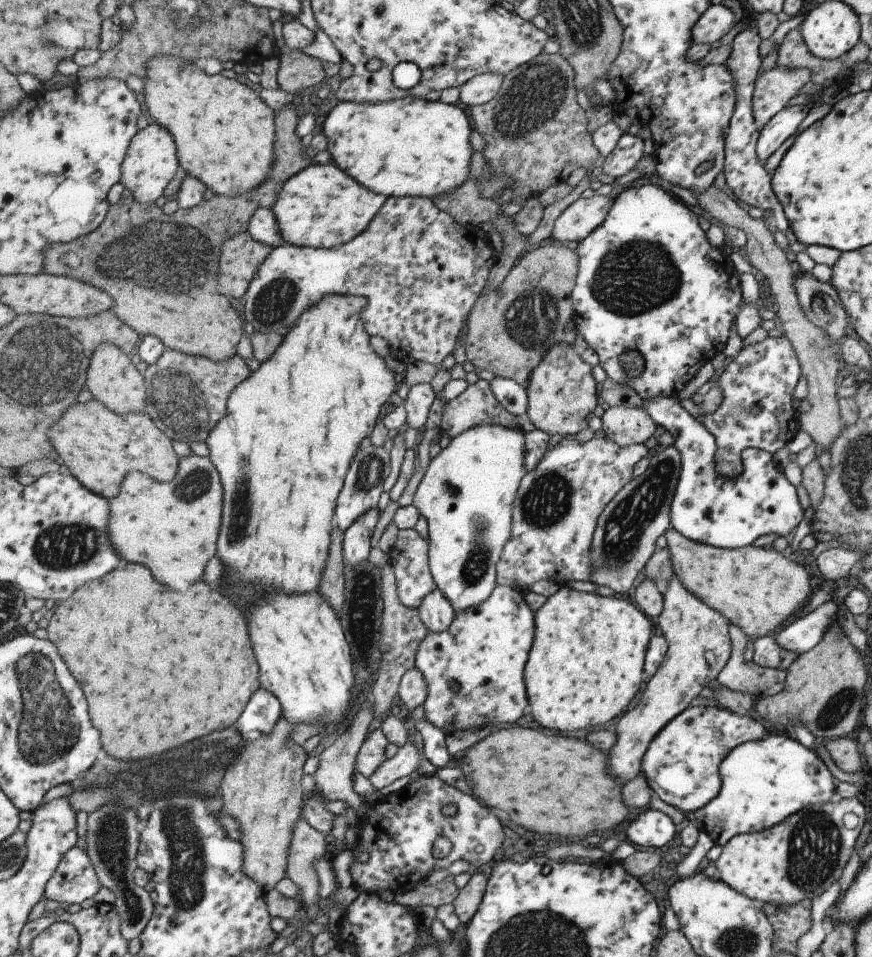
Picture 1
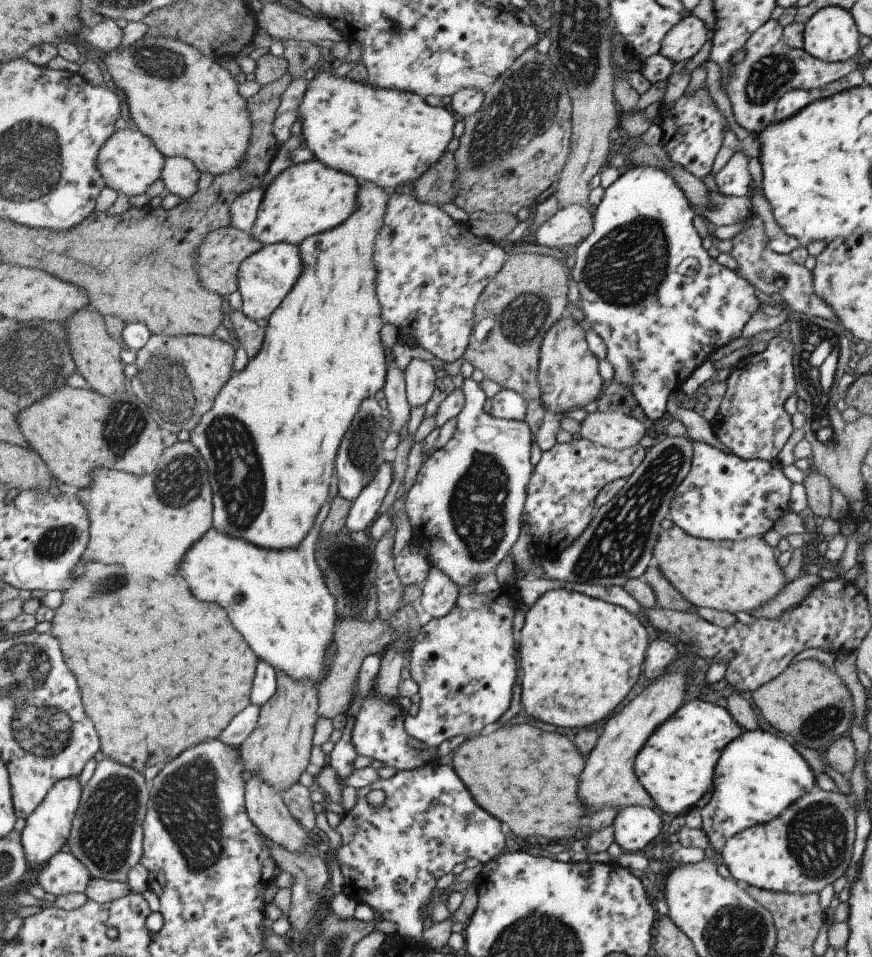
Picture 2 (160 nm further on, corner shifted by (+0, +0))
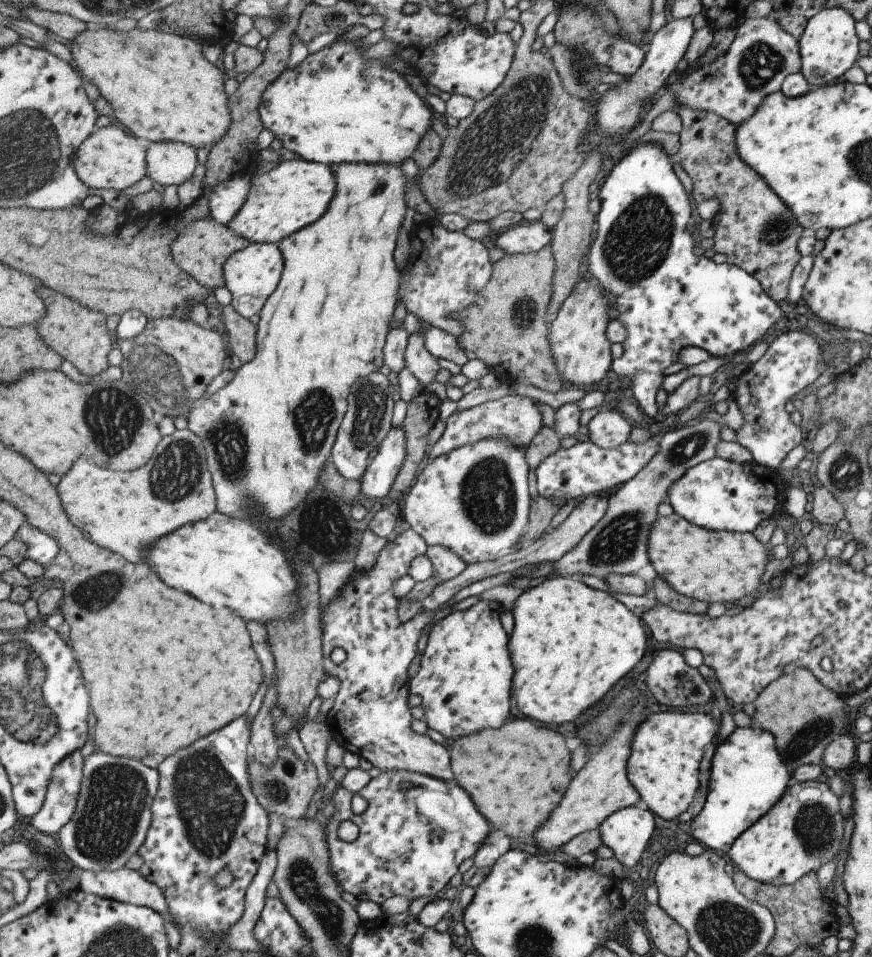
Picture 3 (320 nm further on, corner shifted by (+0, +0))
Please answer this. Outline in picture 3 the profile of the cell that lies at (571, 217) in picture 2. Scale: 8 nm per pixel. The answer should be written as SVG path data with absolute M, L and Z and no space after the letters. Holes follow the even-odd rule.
M540 220L522 221L499 233L496 247L505 255L535 252L550 242L551 230Z

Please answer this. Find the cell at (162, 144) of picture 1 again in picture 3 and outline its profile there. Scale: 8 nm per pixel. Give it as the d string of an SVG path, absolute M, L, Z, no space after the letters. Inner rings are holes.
M107 125L91 133L90 138L80 146L74 154L72 165L75 167L80 179L91 188L103 188L103 190L118 190L139 182L148 174L146 164L146 142L129 135L119 126Z

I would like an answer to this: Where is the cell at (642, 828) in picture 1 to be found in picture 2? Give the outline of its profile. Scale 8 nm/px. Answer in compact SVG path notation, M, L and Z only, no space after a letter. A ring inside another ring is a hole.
M621 807L612 822L613 842L625 854L639 852L661 830L659 815L651 807Z

